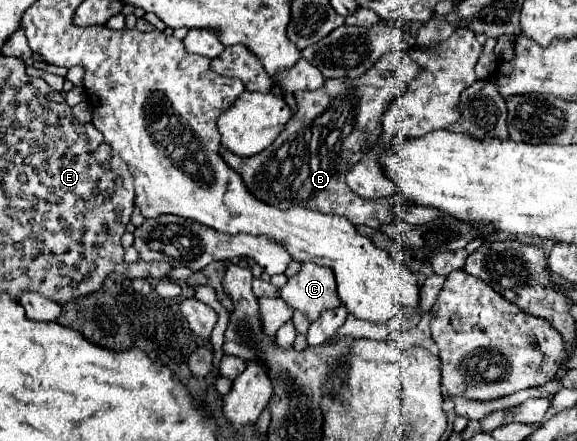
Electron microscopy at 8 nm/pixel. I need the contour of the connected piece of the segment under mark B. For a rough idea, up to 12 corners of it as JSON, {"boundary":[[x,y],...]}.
{"boundary":[[388,51],[358,79],[296,93],[252,157],[222,151],[246,189],[380,229],[400,197],[362,199],[346,173],[418,75]]}

